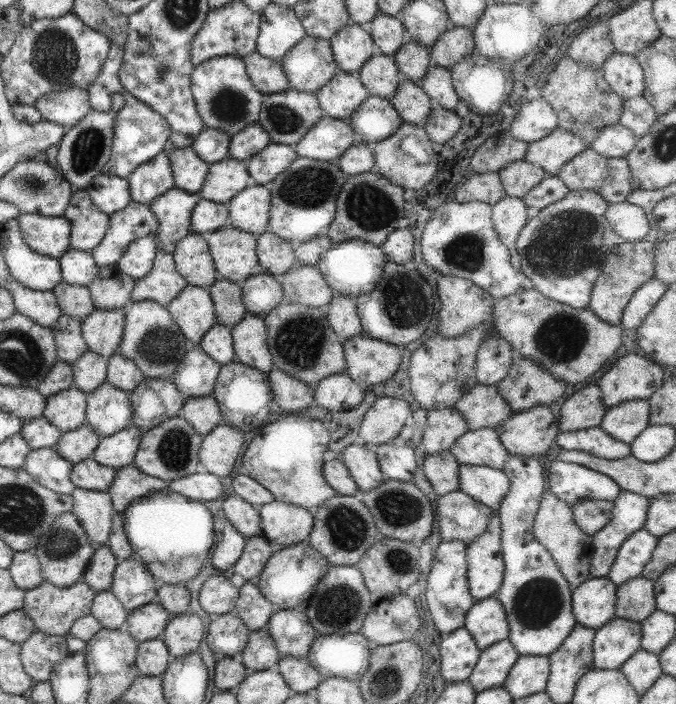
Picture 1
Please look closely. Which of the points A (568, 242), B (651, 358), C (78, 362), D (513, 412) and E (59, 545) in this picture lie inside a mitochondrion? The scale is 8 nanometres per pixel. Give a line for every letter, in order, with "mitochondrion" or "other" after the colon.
A: mitochondrion
B: other
C: other
D: other
E: mitochondrion

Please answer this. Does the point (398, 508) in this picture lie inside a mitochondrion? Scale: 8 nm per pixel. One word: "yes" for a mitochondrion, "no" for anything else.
yes

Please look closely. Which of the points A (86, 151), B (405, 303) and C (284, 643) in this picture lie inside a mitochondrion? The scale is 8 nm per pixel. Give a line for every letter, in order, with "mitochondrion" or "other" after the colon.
A: mitochondrion
B: mitochondrion
C: other

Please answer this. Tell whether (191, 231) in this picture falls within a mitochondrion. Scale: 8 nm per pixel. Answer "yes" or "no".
no

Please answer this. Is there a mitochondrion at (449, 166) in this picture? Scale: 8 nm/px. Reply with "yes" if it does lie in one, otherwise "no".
no

